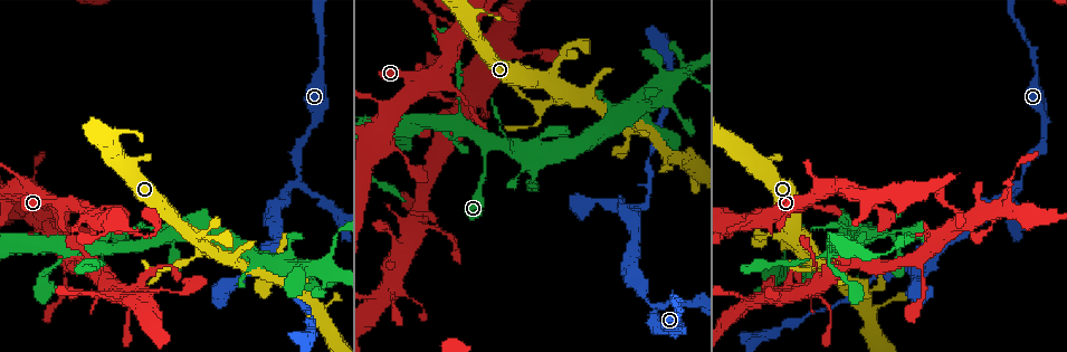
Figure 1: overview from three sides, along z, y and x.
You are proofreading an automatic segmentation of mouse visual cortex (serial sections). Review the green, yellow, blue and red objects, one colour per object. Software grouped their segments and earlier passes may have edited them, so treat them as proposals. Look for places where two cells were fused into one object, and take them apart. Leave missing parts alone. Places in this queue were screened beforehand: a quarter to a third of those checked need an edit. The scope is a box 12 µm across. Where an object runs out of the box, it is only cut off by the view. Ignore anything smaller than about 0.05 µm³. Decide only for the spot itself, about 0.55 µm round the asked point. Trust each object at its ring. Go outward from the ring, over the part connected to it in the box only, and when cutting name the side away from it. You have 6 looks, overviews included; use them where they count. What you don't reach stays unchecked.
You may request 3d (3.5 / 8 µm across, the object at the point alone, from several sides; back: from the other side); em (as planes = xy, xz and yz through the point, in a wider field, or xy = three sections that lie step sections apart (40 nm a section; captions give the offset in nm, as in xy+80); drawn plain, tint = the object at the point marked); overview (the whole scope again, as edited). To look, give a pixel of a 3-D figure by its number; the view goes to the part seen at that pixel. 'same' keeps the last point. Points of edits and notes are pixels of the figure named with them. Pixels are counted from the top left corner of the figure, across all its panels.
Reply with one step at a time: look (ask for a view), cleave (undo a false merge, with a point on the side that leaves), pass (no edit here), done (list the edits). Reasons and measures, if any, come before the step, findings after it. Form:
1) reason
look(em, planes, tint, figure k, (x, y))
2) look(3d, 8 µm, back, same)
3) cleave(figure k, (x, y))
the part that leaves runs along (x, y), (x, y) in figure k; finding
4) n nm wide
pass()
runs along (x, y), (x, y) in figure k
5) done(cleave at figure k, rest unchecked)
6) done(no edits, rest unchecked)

three-way junction
look(3d, 3.5 µm, figure 1, (299, 181))

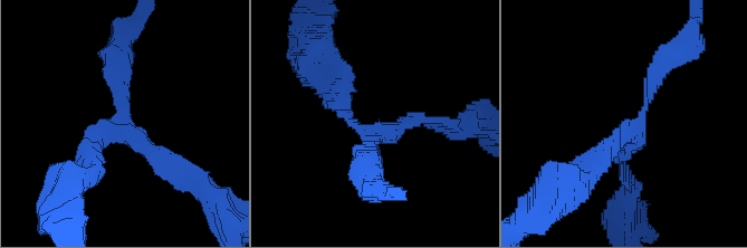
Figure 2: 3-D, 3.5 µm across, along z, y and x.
3 arms; arms of 200, 250, 300 nm
look(em, xy, step 5, plain, figure 2, (637, 125))

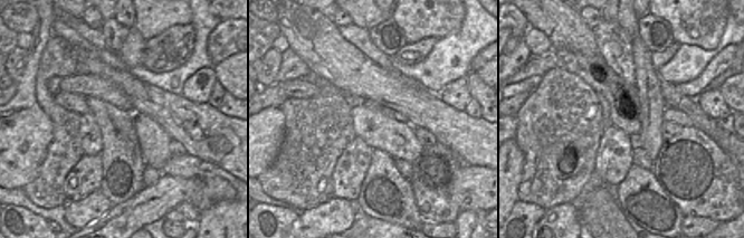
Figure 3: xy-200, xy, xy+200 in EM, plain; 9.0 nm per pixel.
look(em, xy, step 5, tint, same)

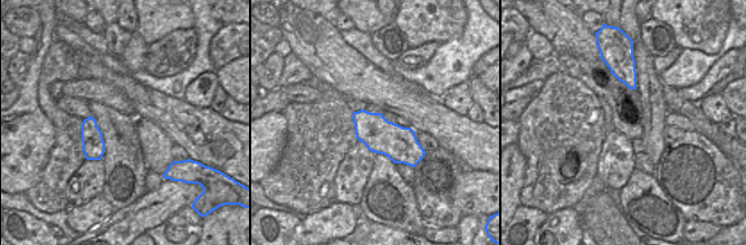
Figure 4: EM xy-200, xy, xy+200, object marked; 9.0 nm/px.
pass()
runs along (670, 56), (637, 129), (587, 170) in figure 2; one cell here

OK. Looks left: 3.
three arms meet
look(3d, 8 µm, figure 1, (634, 208))

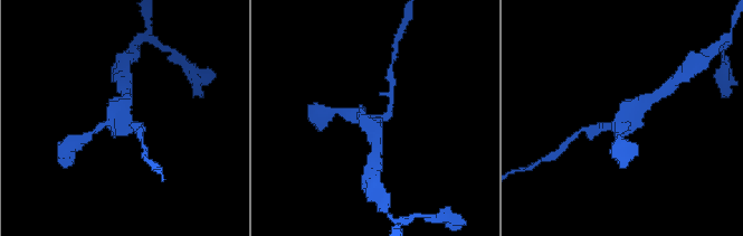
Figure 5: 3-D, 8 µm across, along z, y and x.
look(3d, 3.5 µm, back, figure 5, (381, 122))

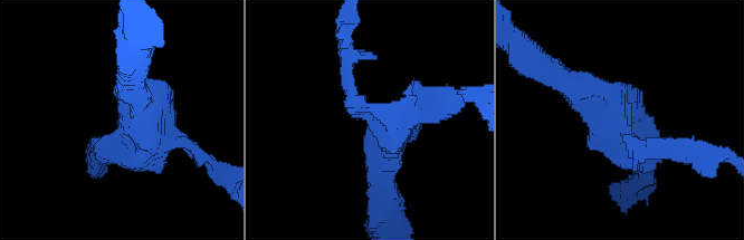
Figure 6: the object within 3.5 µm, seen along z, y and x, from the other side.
shape alone is not enough
look(em, xy, step 1, tint, figure 6, (620, 130))

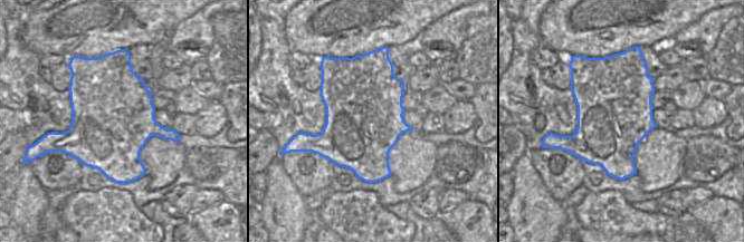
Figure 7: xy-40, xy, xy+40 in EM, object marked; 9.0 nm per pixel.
pass()
runs along (561, 79), (660, 147) in figure 6; all the same cell

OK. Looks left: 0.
done(no edits, rest unchecked)

